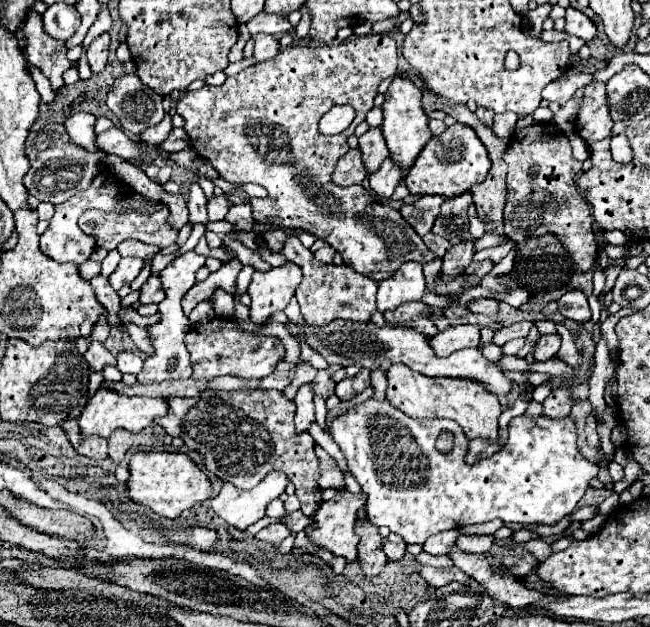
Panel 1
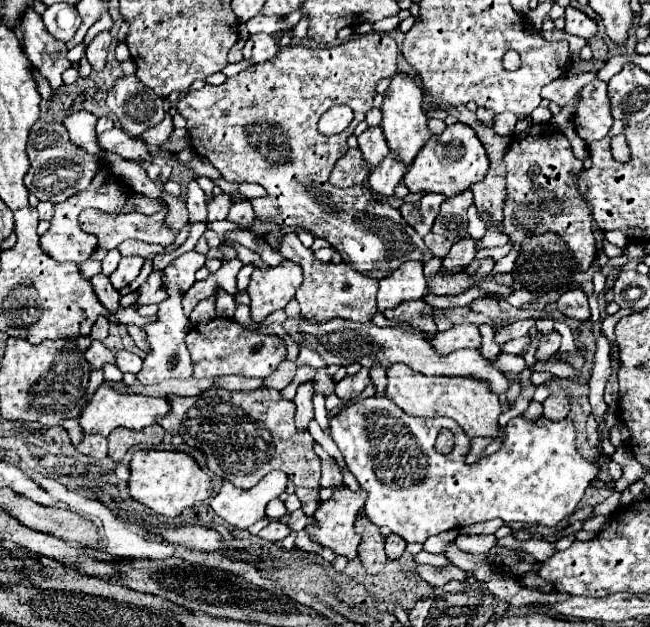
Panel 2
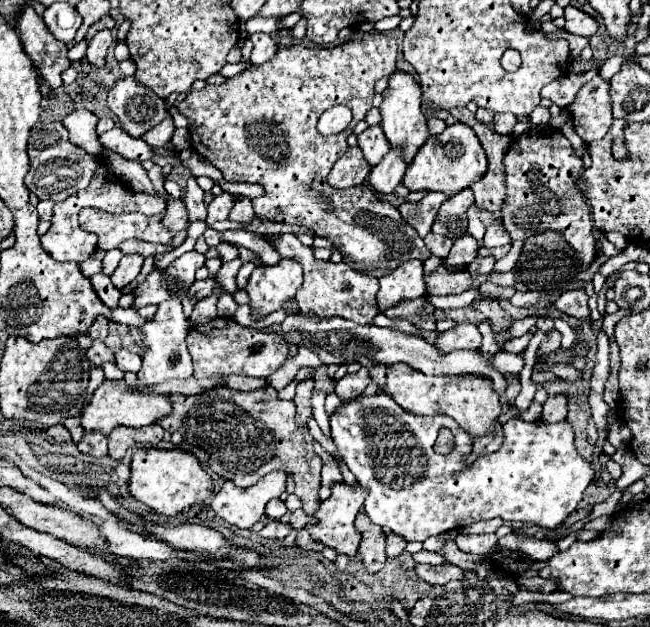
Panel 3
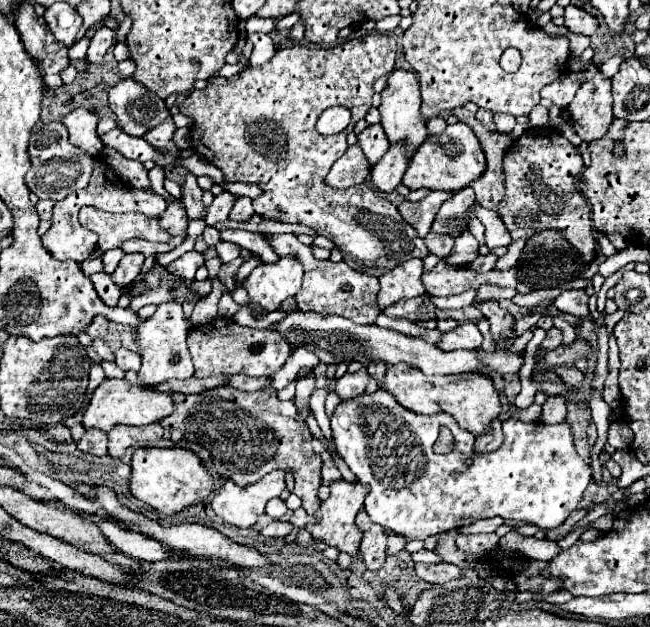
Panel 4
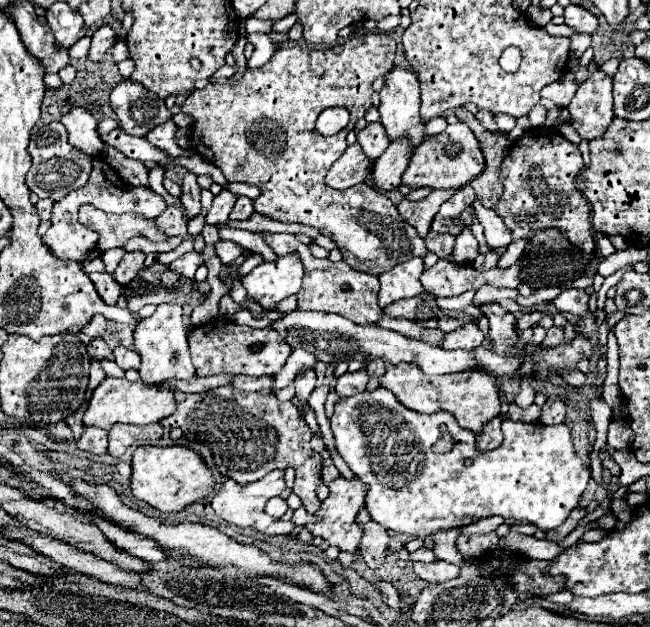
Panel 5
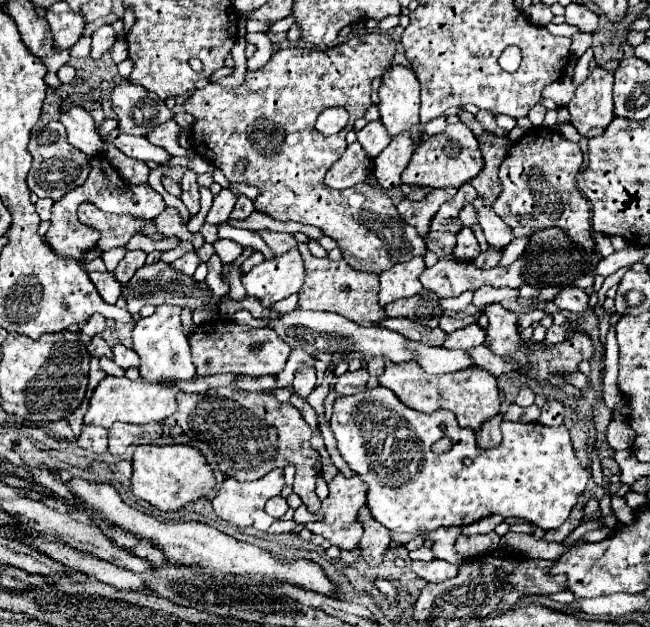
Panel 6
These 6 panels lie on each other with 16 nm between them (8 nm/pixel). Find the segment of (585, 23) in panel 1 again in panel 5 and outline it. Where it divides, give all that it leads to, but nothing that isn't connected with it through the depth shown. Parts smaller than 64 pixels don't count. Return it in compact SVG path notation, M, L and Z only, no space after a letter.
M578 4L566 6L564 18L568 26L572 26L576 32L582 32L582 34L594 34L598 28L598 16Z

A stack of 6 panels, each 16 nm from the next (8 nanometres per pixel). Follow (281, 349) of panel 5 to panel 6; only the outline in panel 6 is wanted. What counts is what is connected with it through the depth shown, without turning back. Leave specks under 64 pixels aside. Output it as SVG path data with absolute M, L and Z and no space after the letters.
M212 320L196 328L190 338L192 358L198 370L198 376L212 376L222 372L232 374L248 374L248 376L264 376L264 374L278 374L284 370L286 360L292 348L272 330L272 328L250 328L240 326L234 322Z

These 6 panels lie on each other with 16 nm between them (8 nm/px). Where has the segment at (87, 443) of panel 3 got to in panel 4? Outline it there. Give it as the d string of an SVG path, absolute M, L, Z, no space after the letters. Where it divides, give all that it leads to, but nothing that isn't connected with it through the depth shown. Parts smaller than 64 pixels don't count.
M86 428L84 436L78 442L78 450L84 450L96 456L106 454L106 446L108 446L108 438L106 438L106 432L100 428Z

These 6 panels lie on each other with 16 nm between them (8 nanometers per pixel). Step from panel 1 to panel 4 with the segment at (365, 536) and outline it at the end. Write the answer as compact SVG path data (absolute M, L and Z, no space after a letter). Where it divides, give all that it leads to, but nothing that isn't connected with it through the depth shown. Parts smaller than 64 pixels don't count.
M362 508L356 516L356 524L362 530L362 542L360 542L360 556L366 562L370 570L378 570L384 564L386 558L386 544L388 544L388 532L370 520L368 512Z

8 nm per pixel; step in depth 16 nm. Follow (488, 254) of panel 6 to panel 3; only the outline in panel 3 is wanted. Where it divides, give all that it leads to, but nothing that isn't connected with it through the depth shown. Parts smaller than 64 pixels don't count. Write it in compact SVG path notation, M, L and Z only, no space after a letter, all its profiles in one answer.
M484 256L484 258L476 258L468 266L468 270L472 270L472 272L490 272L494 268L494 264L496 264L496 258L494 256Z

